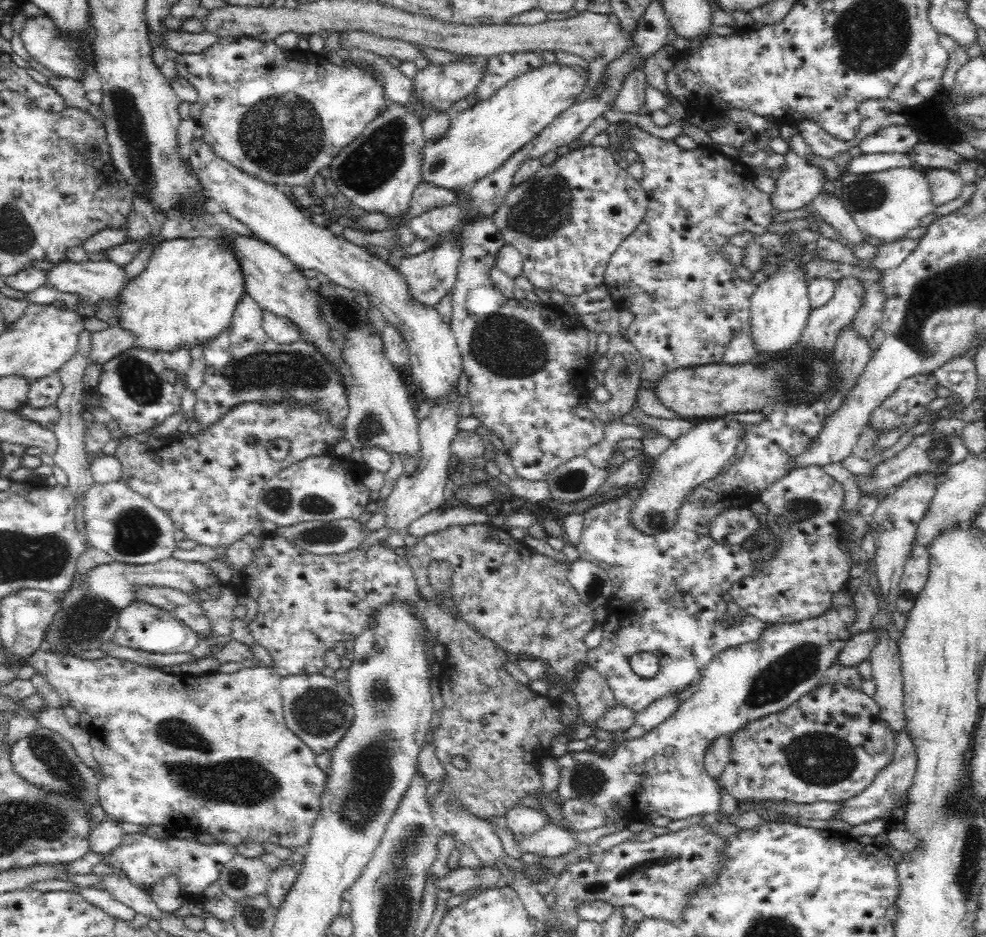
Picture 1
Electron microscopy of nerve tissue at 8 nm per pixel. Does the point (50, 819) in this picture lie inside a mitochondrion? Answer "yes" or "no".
yes

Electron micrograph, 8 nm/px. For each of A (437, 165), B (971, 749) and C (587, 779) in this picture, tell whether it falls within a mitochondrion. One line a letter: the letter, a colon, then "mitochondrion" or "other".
A: other
B: other
C: mitochondrion

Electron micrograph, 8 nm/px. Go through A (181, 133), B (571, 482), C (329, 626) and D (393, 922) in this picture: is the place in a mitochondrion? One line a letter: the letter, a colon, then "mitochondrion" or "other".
A: other
B: mitochondrion
C: other
D: mitochondrion

